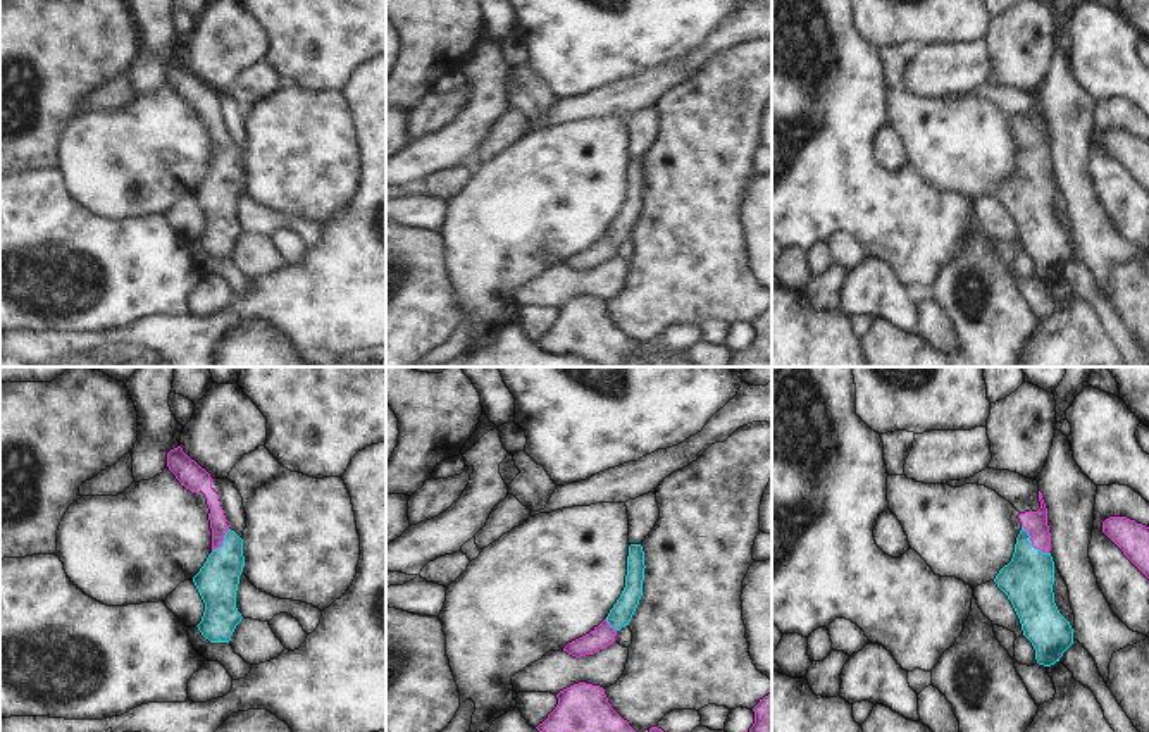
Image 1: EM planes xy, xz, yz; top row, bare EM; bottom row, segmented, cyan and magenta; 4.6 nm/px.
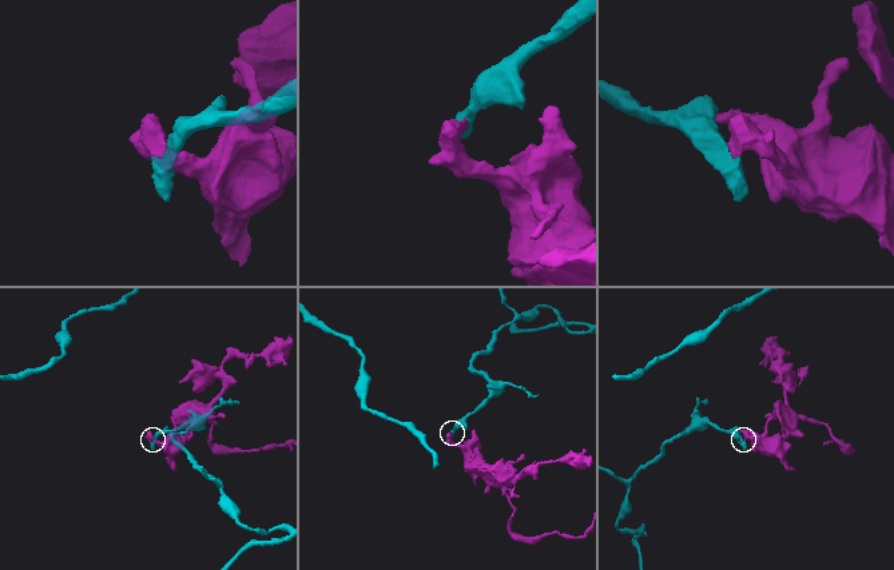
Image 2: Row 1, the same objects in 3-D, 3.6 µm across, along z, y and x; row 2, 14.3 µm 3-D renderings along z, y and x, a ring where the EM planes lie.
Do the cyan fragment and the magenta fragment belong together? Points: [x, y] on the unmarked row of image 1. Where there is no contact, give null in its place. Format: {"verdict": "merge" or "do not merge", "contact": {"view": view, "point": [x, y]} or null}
{"verdict": "merge", "contact": {"view": "yz", "point": [1030, 157]}}

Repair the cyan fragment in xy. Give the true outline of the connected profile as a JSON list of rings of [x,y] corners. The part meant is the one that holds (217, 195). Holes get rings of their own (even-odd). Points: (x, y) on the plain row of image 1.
[[[181,60],[167,67],[167,81],[176,93],[191,107],[203,107],[210,122],[212,167],[193,191],[205,217],[202,236],[196,239],[210,257],[229,257],[241,227],[236,222],[236,205],[243,186],[243,153],[229,143],[219,115],[212,103],[210,88],[191,74]]]

